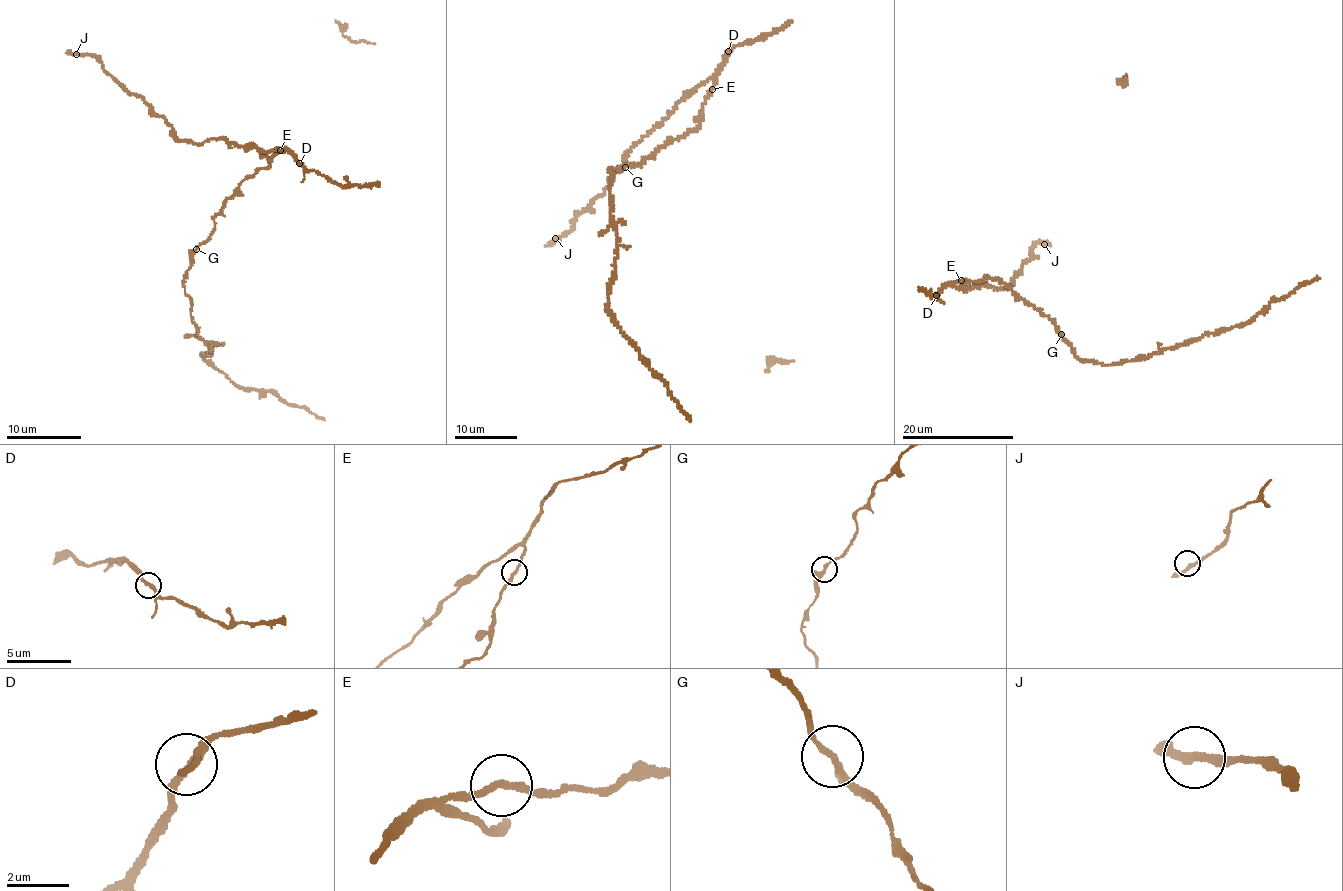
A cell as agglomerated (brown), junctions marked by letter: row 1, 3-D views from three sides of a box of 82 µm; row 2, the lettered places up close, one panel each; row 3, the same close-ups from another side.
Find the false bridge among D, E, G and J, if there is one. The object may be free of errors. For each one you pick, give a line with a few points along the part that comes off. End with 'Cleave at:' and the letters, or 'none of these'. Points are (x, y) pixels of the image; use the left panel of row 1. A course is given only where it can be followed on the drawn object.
Cleave at: none of these

